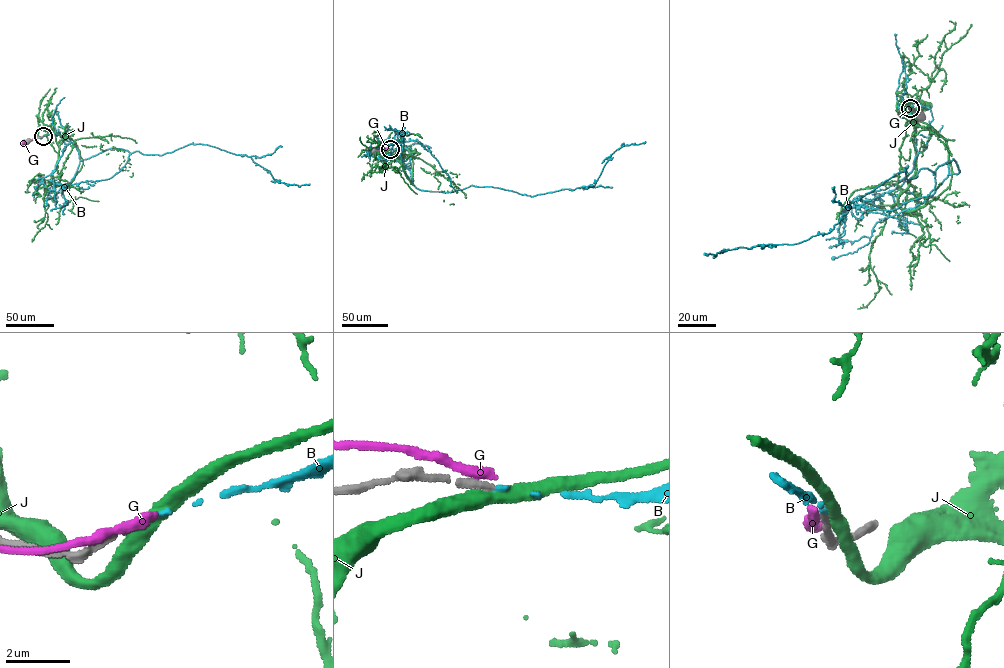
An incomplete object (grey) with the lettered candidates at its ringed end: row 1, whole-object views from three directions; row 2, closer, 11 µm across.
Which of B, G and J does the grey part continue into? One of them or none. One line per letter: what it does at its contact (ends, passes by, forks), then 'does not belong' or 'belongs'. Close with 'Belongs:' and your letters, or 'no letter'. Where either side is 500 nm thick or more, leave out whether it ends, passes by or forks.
B: it ends; belongs
G: it ends; does not belong
J: it passes by; does not belong
Belongs: B

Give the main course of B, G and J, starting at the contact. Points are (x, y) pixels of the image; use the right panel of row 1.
B: (909, 108), (898, 105), (941, 135), (956, 174), (953, 159), (906, 182), (907, 167), (827, 233), (704, 254)
G: (909, 108), (921, 120), (923, 117)
J: (910, 108), (913, 112), (923, 102), (924, 104)

